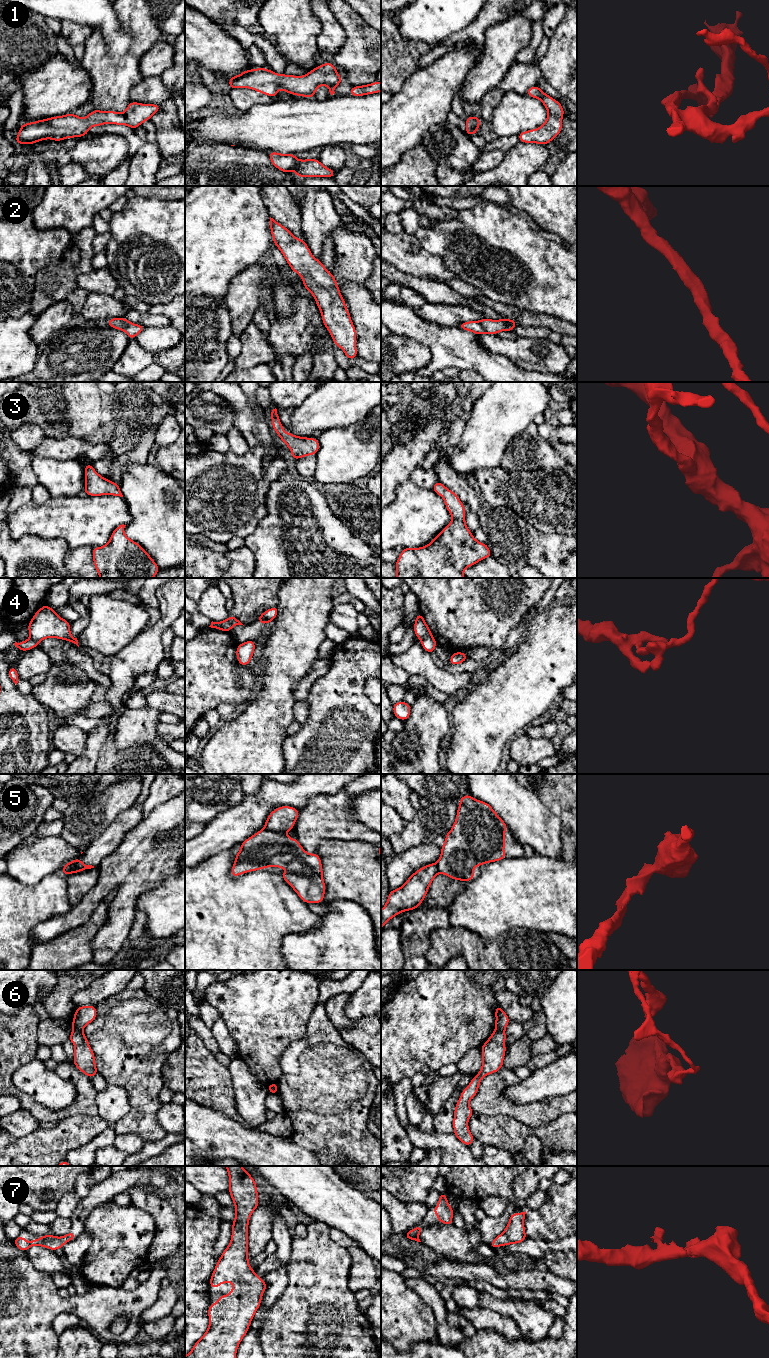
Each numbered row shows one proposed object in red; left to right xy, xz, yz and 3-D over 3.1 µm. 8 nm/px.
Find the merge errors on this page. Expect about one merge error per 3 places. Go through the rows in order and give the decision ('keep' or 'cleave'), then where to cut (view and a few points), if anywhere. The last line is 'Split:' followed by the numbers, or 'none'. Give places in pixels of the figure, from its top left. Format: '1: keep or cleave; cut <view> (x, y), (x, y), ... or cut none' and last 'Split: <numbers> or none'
1: keep; cut none
2: keep; cut none
3: keep; cut none
4: cleave; cut yz (431, 634), (421, 640)
5: cleave; cut xz (264, 828), (270, 831), (283, 832)
6: cleave; cut xy (73, 1028), (81, 1030)
7: keep; cut none
Split: 4, 5, 6

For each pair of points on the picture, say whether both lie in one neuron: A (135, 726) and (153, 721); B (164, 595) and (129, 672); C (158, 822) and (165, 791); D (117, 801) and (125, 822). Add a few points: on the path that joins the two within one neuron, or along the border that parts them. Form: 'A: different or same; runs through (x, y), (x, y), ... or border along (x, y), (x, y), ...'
A: same; runs through (139, 726), (145, 721), (149, 721)
B: same; runs through (166, 614), (166, 620), (142, 653)
C: different; border along (174, 796), (159, 803), (144, 817)
D: different; border along (132, 804), (124, 809), (105, 829)

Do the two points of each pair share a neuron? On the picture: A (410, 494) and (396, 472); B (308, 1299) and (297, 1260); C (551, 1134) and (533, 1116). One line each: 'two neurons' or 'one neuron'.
A: two neurons
B: one neuron
C: two neurons

